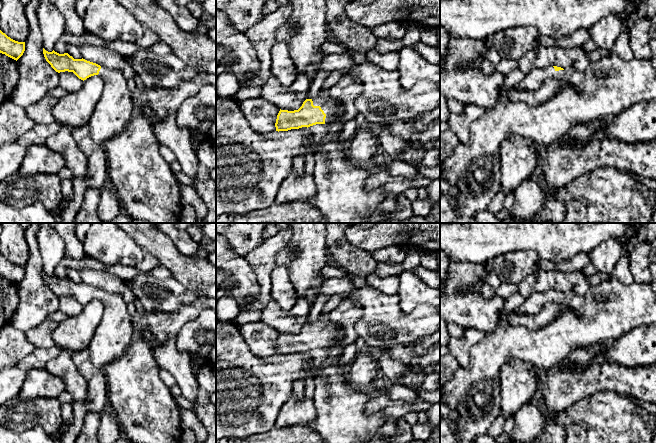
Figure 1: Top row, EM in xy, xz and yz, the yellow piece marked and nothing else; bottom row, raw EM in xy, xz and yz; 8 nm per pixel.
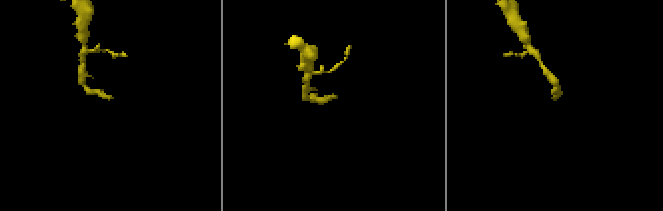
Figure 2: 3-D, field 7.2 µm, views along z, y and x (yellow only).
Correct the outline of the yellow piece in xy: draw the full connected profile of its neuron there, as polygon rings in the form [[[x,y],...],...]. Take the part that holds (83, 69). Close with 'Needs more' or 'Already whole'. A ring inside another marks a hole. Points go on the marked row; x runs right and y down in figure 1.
[[[43,48],[46,61],[58,73],[73,72],[79,79],[98,75],[104,82],[102,96],[95,106],[88,126],[95,143],[104,144],[118,135],[136,113],[132,92],[127,79],[117,70],[107,69],[85,59],[74,59],[68,53],[48,52]]]. Needs more

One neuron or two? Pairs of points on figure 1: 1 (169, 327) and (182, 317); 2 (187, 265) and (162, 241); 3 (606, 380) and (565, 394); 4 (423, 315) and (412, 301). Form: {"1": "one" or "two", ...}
{"1": "one", "2": "one", "3": "one", "4": "two"}

